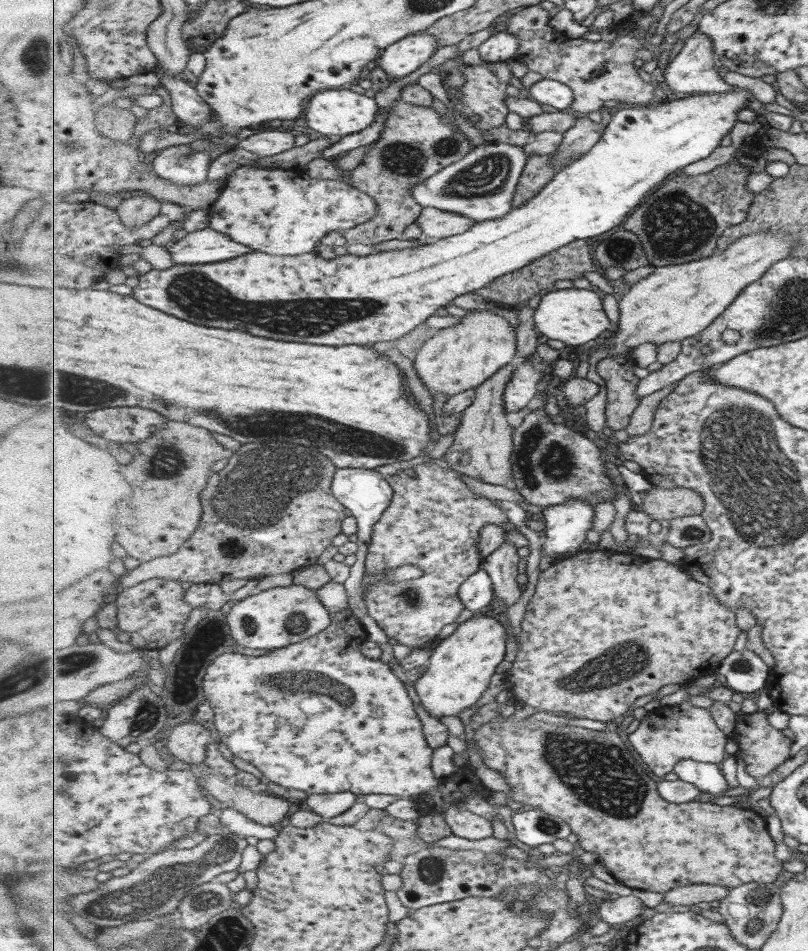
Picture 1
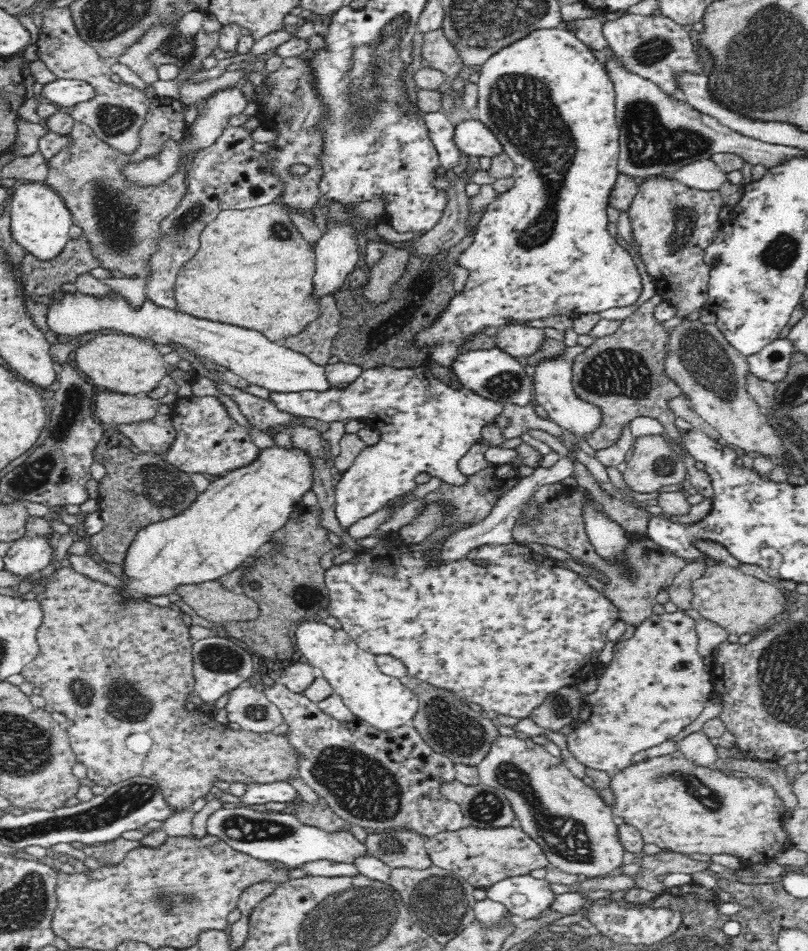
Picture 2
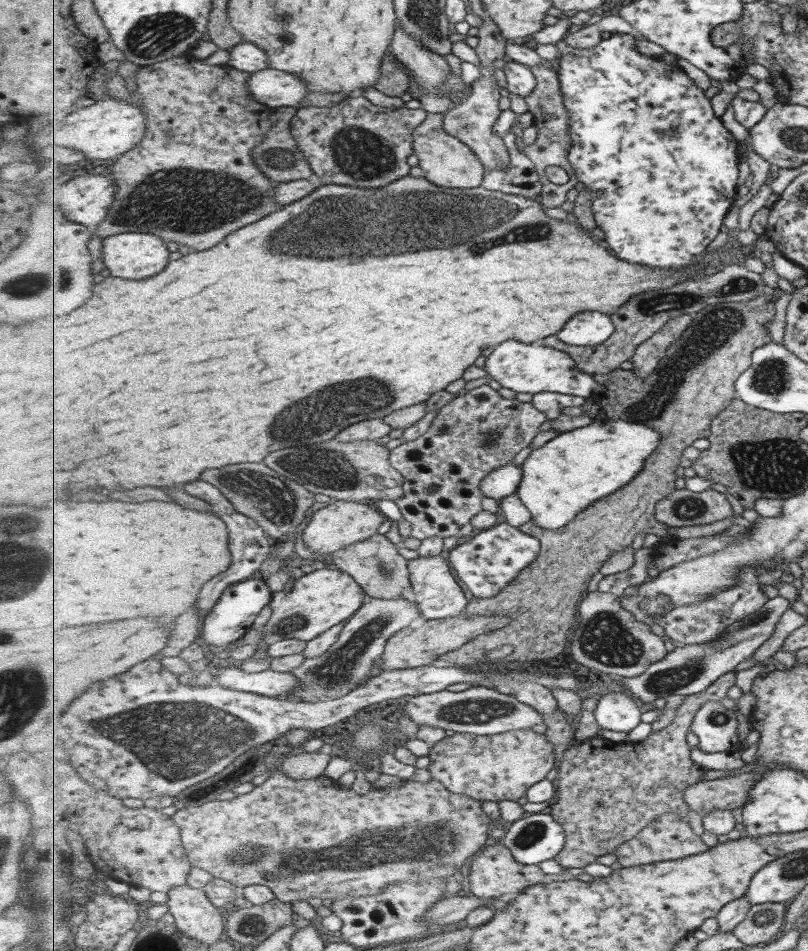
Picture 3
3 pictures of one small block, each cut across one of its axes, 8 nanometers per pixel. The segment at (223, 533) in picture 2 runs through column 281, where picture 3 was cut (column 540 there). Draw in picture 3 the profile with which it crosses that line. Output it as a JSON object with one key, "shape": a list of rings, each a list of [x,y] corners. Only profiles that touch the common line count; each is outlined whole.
{"shape":[[[612,419],[603,422],[593,420],[586,427],[558,434],[542,447],[533,450],[524,461],[523,480],[518,488],[519,498],[531,511],[533,522],[537,526],[547,530],[564,528],[581,512],[587,511],[593,503],[631,484],[646,466],[647,458],[658,450],[662,440],[661,432],[649,428],[647,424]]]}

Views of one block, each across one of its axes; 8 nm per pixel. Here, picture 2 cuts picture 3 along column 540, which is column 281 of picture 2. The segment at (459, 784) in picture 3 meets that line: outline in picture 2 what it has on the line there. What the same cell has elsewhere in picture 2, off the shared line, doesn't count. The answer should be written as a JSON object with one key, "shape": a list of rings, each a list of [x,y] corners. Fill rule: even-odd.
{"shape":[[[72,566],[61,567],[48,578],[43,578],[39,574],[37,584],[44,584],[46,590],[39,592],[36,599],[40,601],[44,611],[44,619],[37,635],[37,642],[40,646],[38,657],[24,668],[21,672],[25,681],[34,684],[34,687],[40,688],[42,698],[47,705],[52,706],[56,712],[60,712],[66,718],[72,720],[72,726],[65,726],[69,736],[69,741],[74,755],[80,764],[84,764],[88,770],[87,779],[92,780],[96,786],[108,788],[113,784],[132,777],[150,777],[156,780],[158,788],[163,792],[164,800],[168,808],[176,814],[189,810],[190,806],[204,798],[210,791],[214,791],[216,782],[240,782],[240,784],[274,784],[276,782],[290,782],[294,778],[300,778],[299,765],[301,762],[300,754],[296,747],[292,745],[288,732],[283,734],[252,733],[245,730],[232,730],[228,724],[220,724],[214,717],[214,713],[202,712],[202,710],[186,710],[188,696],[195,693],[195,676],[193,673],[193,645],[195,644],[190,635],[190,628],[186,626],[180,610],[172,608],[162,608],[152,603],[139,603],[132,606],[130,610],[124,610],[119,604],[114,603],[116,598],[115,589],[107,584],[94,581],[82,574],[76,572]],[[160,736],[164,738],[162,742],[148,742],[148,738]]]}

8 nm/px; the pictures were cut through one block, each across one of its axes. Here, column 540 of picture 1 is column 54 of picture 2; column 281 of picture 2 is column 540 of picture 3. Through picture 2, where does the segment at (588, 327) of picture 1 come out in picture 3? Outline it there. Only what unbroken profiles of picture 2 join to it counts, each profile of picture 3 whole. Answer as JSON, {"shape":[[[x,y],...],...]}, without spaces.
{"shape":[[[509,339],[487,356],[485,370],[505,388],[515,392],[529,392],[533,395],[540,392],[558,392],[585,399],[595,397],[599,384],[593,375],[579,368],[577,361],[567,351],[549,347],[543,344],[527,344],[517,339]]]}

